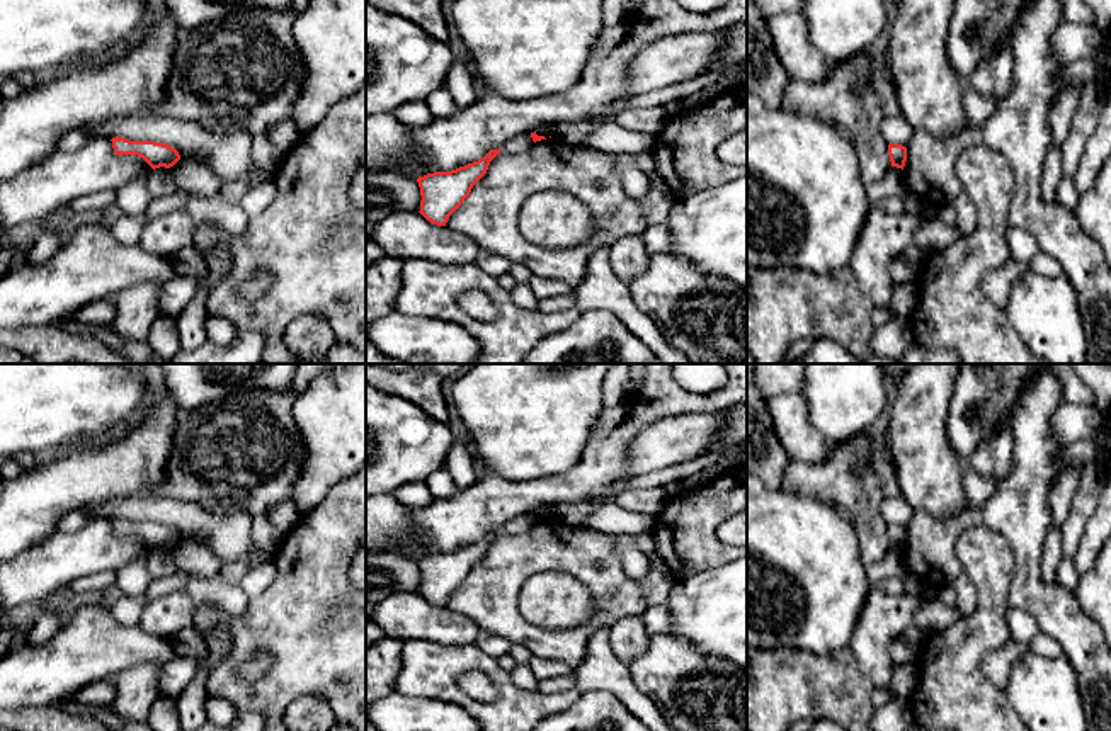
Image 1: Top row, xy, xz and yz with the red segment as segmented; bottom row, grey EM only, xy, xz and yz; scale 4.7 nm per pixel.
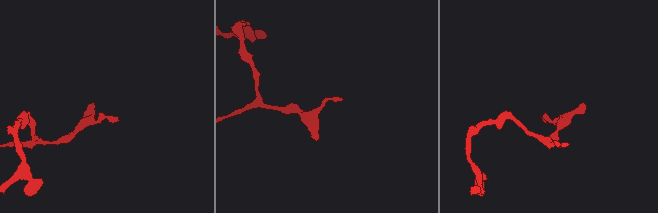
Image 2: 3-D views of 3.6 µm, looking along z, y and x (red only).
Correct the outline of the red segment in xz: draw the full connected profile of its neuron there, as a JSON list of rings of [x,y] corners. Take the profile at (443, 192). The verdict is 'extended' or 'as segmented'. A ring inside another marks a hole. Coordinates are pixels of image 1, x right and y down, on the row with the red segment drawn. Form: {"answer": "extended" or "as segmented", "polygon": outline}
{"answer": "as segmented", "polygon": [[[490,150],[478,162],[468,163],[451,172],[434,172],[419,177],[420,214],[437,226],[446,226],[449,216],[470,196],[473,185],[487,173],[490,162],[502,150]]]}

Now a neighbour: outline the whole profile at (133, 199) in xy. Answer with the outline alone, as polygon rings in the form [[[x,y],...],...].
[[[143,175],[116,190],[116,204],[122,214],[145,216],[153,196],[148,190],[150,177]]]

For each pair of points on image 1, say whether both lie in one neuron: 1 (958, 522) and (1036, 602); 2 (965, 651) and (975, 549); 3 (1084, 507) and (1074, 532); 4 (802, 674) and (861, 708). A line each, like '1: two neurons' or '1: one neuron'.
1: one neuron
2: one neuron
3: one neuron
4: one neuron

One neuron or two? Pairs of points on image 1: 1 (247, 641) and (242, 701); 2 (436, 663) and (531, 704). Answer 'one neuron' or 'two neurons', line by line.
1: one neuron
2: one neuron

